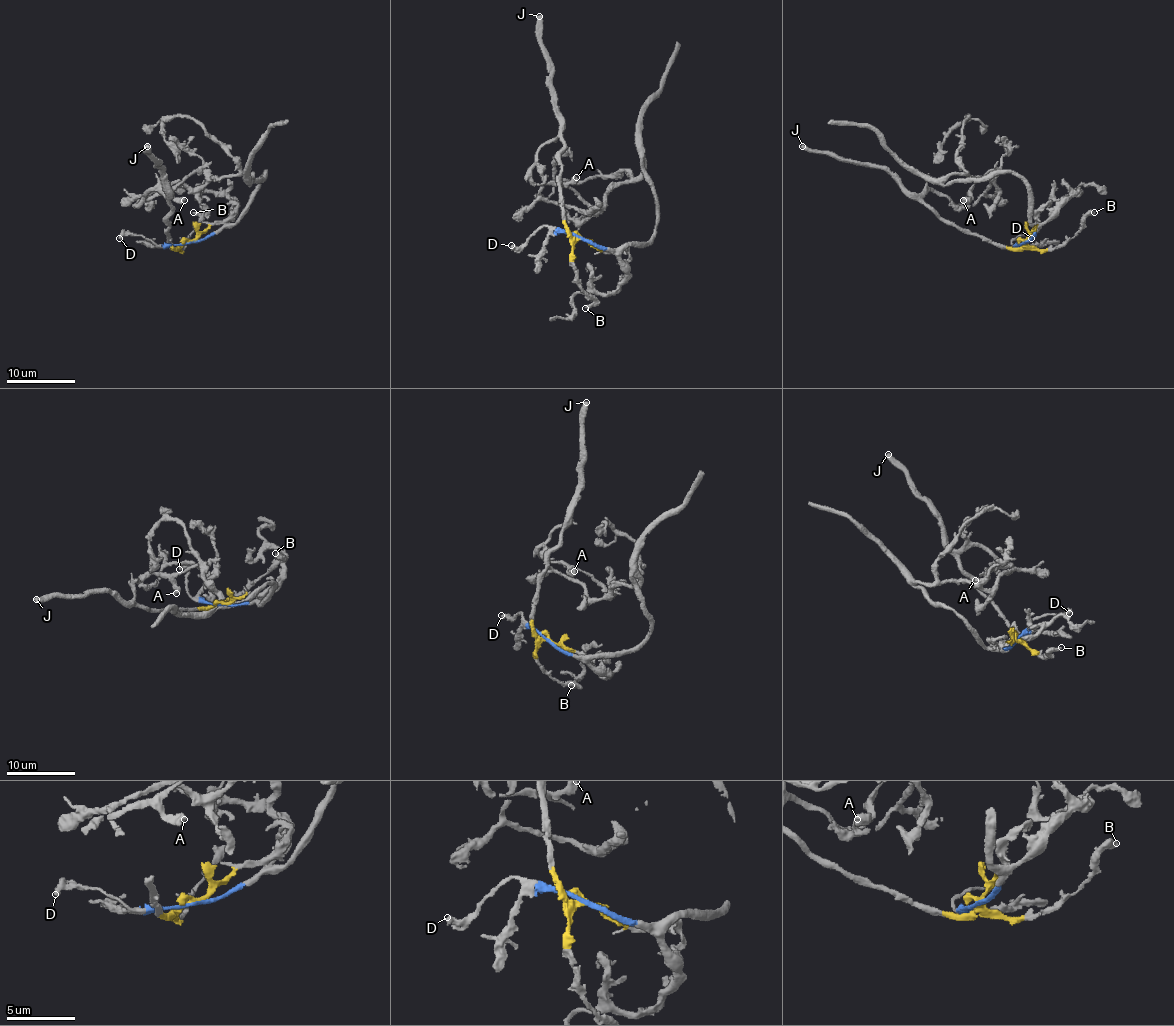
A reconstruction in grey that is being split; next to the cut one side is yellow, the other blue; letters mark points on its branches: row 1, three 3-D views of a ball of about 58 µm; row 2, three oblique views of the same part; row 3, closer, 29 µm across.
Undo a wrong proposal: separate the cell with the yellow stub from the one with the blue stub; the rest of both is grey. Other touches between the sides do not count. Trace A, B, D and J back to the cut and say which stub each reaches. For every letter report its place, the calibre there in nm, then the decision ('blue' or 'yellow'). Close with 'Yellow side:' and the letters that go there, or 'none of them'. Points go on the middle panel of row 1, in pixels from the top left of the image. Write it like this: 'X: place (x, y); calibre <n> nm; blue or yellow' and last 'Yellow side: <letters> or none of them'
A: place (576, 177); calibre 600 nm; yellow
B: place (585, 308); calibre 280 nm; yellow
D: place (511, 245); calibre 400 nm; blue
J: place (539, 16); calibre 550 nm; yellow
Yellow side: A, B, J

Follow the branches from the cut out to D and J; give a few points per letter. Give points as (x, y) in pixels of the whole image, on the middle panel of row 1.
D: (582, 238), (570, 233), (552, 233), (546, 226), (523, 245), (511, 245)
J: (582, 238), (575, 238), (566, 228), (559, 185), (561, 114), (551, 98), (539, 15)

